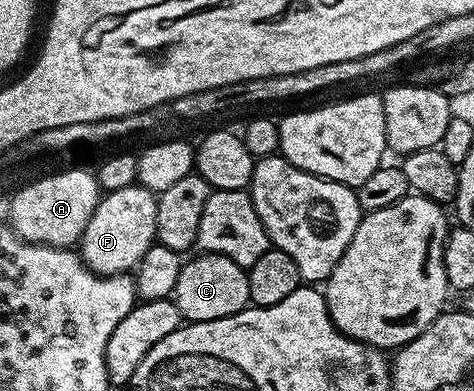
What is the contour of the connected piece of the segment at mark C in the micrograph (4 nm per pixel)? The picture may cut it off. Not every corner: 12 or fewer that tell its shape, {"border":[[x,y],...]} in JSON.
{"border":[[204,252],[182,264],[173,294],[184,320],[248,306],[244,268]]}

